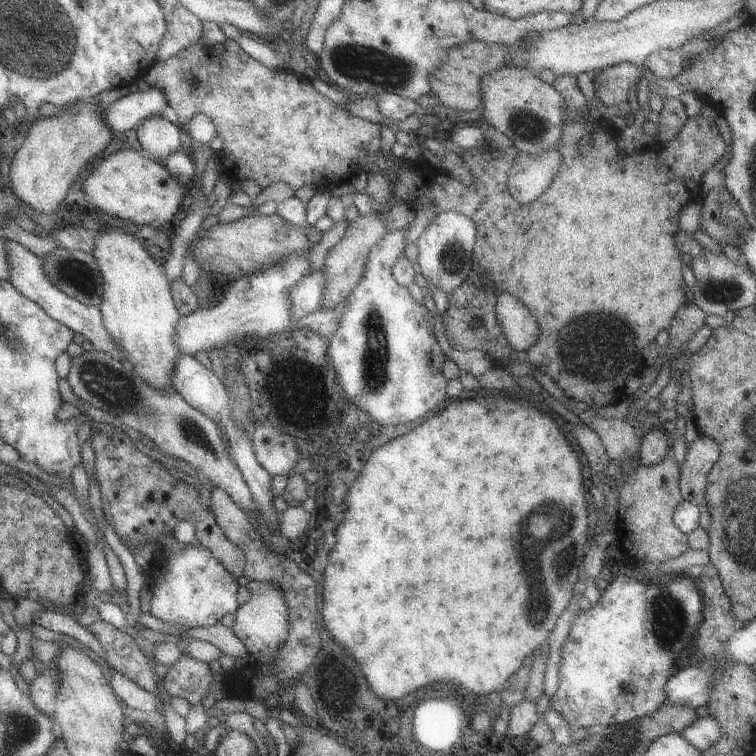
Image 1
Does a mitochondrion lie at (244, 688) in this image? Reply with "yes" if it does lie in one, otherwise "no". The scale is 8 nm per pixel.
no

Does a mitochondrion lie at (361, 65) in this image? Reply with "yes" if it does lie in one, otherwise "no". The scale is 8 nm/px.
yes

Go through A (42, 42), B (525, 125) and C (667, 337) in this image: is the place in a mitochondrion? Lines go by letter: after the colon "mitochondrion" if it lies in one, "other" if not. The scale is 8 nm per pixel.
A: mitochondrion
B: mitochondrion
C: other

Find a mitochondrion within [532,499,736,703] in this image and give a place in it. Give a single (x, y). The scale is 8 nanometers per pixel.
(671, 615)

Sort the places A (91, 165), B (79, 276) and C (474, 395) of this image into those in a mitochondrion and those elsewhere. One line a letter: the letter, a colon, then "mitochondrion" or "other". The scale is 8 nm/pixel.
A: other
B: mitochondrion
C: other

